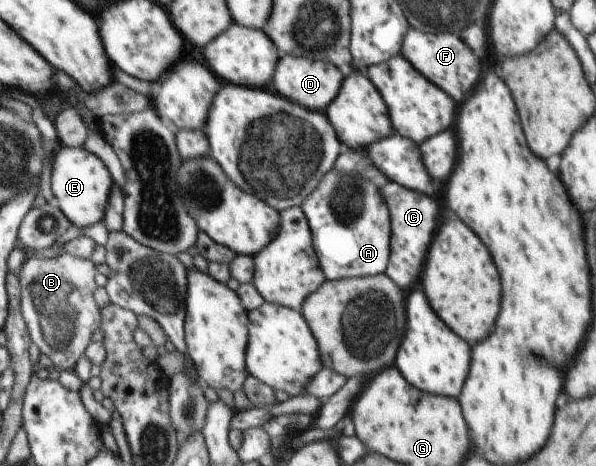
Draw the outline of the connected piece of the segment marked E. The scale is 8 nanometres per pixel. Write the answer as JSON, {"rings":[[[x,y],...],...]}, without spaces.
{"rings":[[[65,147],[56,151],[52,160],[51,190],[55,203],[69,222],[77,227],[92,226],[103,218],[107,198],[110,198],[113,178],[107,166],[89,150],[81,147]]]}

